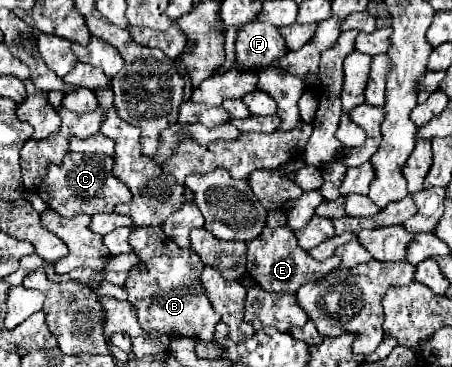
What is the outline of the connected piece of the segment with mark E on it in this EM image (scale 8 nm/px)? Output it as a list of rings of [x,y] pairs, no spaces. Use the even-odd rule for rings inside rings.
[[[288,226],[280,228],[264,228],[258,238],[252,238],[246,242],[248,254],[246,254],[246,272],[250,278],[254,278],[260,288],[268,292],[286,292],[286,294],[296,294],[298,286],[304,286],[306,282],[314,282],[322,278],[324,274],[332,272],[334,268],[340,266],[340,258],[332,256],[324,262],[318,262],[310,258],[298,244],[296,236]]]

